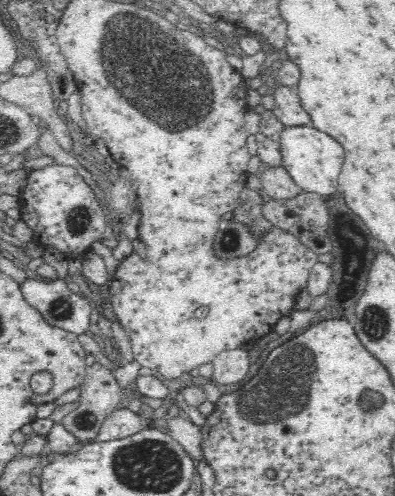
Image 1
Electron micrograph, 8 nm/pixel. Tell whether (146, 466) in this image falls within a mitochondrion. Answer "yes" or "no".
yes

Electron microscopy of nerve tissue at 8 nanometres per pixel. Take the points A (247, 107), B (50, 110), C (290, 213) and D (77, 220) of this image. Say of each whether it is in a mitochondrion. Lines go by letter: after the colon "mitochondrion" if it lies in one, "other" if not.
A: other
B: other
C: other
D: mitochondrion

